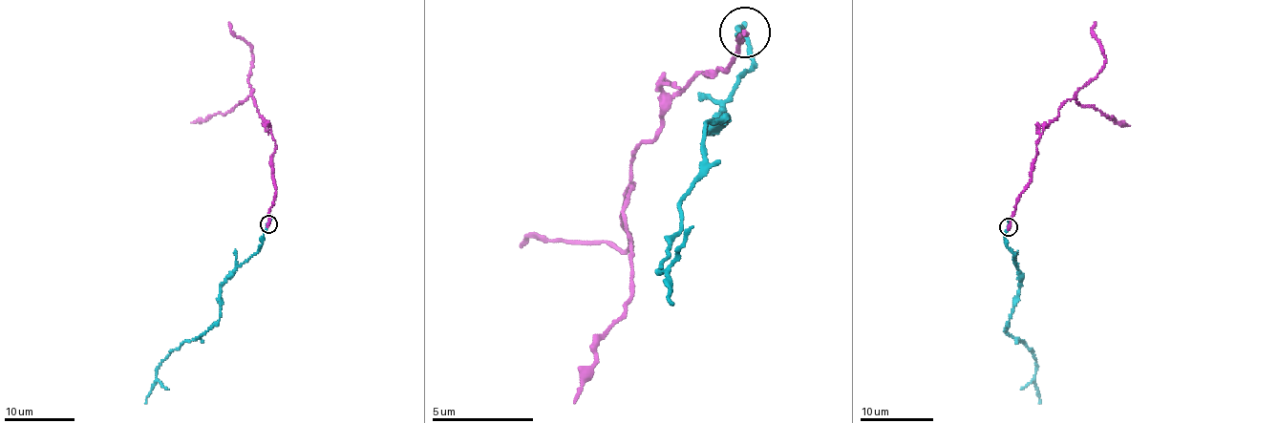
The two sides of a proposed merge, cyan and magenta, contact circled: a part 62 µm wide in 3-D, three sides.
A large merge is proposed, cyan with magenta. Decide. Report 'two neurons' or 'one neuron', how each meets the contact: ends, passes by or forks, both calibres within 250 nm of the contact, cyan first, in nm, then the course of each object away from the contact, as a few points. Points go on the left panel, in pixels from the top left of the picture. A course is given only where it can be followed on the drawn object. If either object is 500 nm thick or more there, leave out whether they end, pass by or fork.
two neurons | cyan passes by | magenta ends | 160/240 nm | cyan via (267, 223), (260, 249), (224, 284), (221, 316), (209, 329), (169, 352), (159, 367), (156, 384), (144, 403) | magenta via (269, 223), (275, 189), (271, 174), (275, 140), (251, 95), (247, 79), (250, 48), (230, 30), (228, 22)

